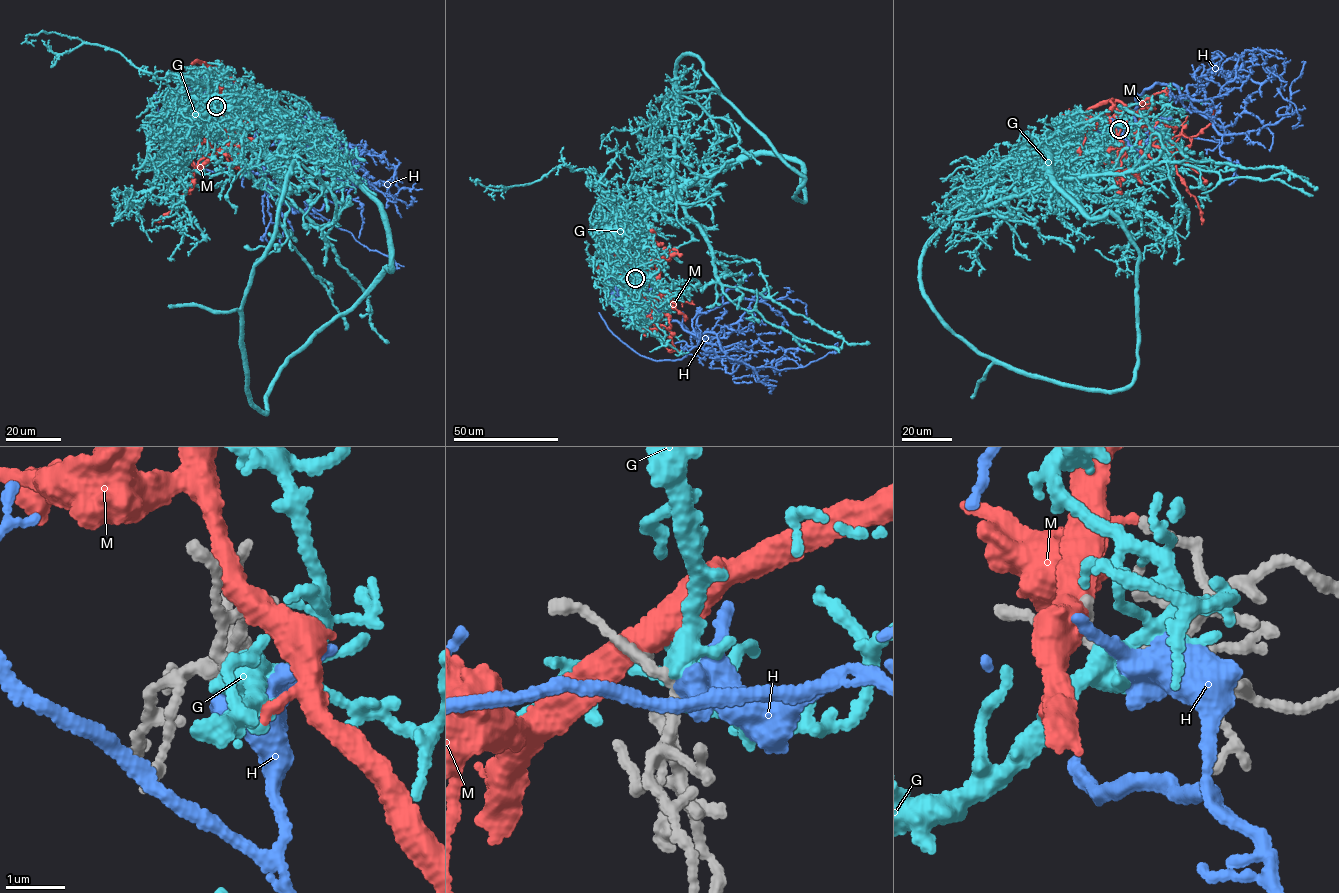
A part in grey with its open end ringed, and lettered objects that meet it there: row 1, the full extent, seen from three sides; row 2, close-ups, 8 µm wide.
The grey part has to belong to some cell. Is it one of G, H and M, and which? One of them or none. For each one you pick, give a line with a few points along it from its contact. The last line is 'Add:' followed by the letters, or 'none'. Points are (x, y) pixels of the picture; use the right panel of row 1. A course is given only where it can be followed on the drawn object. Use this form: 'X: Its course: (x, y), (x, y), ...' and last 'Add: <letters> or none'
G: Its course: (1118, 129), (1010, 160), (993, 191), (949, 224), (1057, 180), (1182, 160), (1280, 167), (1318, 187)
Add: G

